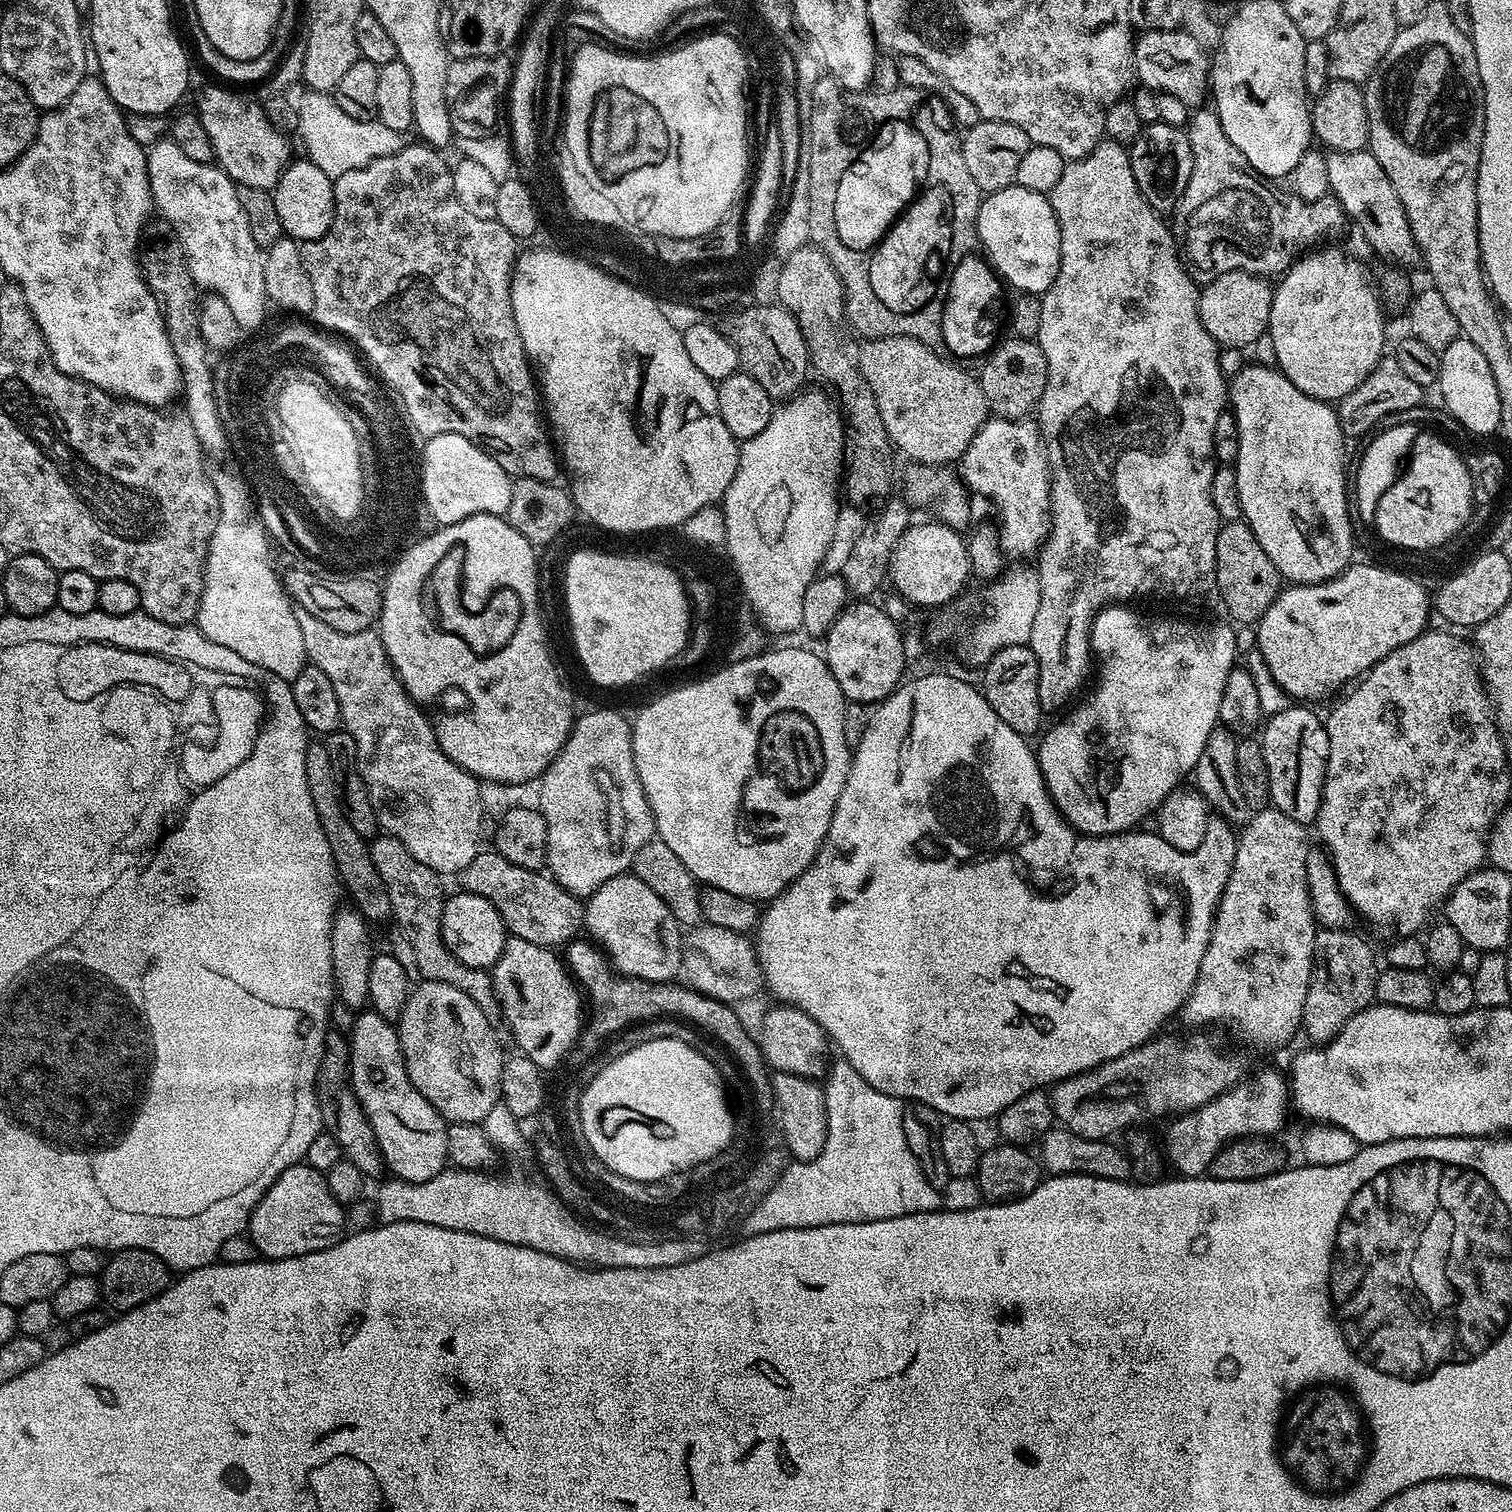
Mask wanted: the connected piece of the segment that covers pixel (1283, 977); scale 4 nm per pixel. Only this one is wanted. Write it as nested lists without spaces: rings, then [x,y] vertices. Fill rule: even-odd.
[[[1271,806],[1259,809],[1253,816],[1256,817],[1243,825],[1244,832],[1242,828],[1239,833],[1232,873],[1216,908],[1210,942],[1200,963],[1196,985],[1183,1006],[1182,1017],[1192,1024],[1188,1026],[1228,1024],[1242,1043],[1256,1048],[1280,1048],[1301,1031],[1316,954],[1318,925],[1306,882],[1309,829]]]

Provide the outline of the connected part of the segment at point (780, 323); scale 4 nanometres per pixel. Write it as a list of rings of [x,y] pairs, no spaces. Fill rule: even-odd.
[[[776,302],[769,304],[757,303],[753,307],[744,308],[741,312],[726,317],[724,324],[722,323],[722,331],[726,338],[730,338],[734,350],[738,350],[740,371],[747,376],[752,376],[754,382],[758,382],[758,386],[762,386],[762,390],[766,390],[766,394],[772,396],[773,401],[783,402],[795,396],[807,385],[804,383],[808,380],[808,372],[810,376],[808,344],[804,341],[804,335],[798,326],[798,322],[787,308]]]

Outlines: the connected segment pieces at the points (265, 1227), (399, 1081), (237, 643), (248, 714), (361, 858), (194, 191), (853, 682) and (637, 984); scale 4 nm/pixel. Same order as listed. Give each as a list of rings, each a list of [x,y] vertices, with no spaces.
[[[308,1163],[290,1166],[266,1190],[248,1220],[246,1235],[257,1253],[270,1260],[294,1258],[334,1246],[345,1235],[345,1205],[330,1194],[325,1173],[314,1170]]]
[[[364,1010],[355,1017],[349,1044],[349,1074],[354,1094],[360,1103],[362,1110],[376,1139],[376,1145],[380,1148],[380,1157],[384,1159],[385,1169],[395,1179],[406,1182],[426,1182],[435,1180],[441,1172],[445,1171],[449,1163],[447,1154],[447,1130],[449,1125],[414,1090],[414,1082],[410,1082],[410,1074],[406,1074],[406,1066],[400,1049],[400,1034],[397,1025],[391,1020],[382,1018],[378,1013]]]
[[[232,472],[211,473],[212,484],[218,494],[218,526],[208,543],[208,553],[204,559],[204,585],[202,598],[198,606],[195,627],[210,638],[230,650],[235,650],[246,662],[258,666],[265,673],[291,682],[298,678],[306,663],[306,646],[302,646],[302,630],[298,618],[294,618],[294,605],[284,590],[281,573],[272,569],[272,556],[268,553],[270,539],[265,525],[260,525],[256,512],[252,509],[252,500],[248,497],[250,488],[243,484]]]
[[[224,683],[228,684],[213,687],[214,727],[209,730],[206,727],[200,729],[200,743],[209,745],[212,752],[208,752],[208,756],[180,756],[185,781],[197,789],[218,782],[218,778],[226,778],[226,774],[230,774],[234,766],[242,766],[242,762],[246,762],[246,758],[254,750],[254,742],[262,727],[264,713],[262,714],[262,702],[257,694],[244,686],[236,685],[239,683]]]
[[[309,743],[306,750],[306,786],[310,786],[310,798],[314,798],[314,810],[318,810],[318,822],[322,822],[322,834],[326,834],[326,842],[330,842],[330,854],[334,858],[336,874],[340,877],[343,891],[348,896],[356,911],[364,915],[365,920],[388,920],[392,915],[390,894],[386,894],[386,886],[382,882],[382,874],[378,874],[378,866],[374,866],[374,858],[370,858],[369,841],[346,819],[346,810],[342,810],[342,802],[338,794],[338,785],[334,782],[334,769],[330,767],[330,754],[326,754],[323,743]]]
[[[161,138],[147,149],[148,181],[152,191],[152,203],[155,211],[172,224],[172,230],[181,242],[185,264],[189,268],[197,289],[205,293],[213,292],[224,299],[234,314],[240,328],[256,328],[261,325],[264,315],[270,309],[266,294],[264,277],[264,257],[262,249],[254,242],[250,234],[250,222],[246,222],[246,210],[236,197],[236,181],[226,175],[224,169],[215,163],[203,164],[186,158],[182,150],[171,138]]]
[[[852,602],[844,609],[844,613],[830,626],[828,635],[823,637],[822,655],[828,669],[834,674],[838,686],[843,690],[849,701],[857,704],[875,706],[880,701],[892,695],[902,683],[900,675],[906,672],[904,650],[901,630],[896,629],[896,624],[879,608],[876,602]]]
[[[588,938],[573,939],[563,949],[562,959],[572,979],[586,993],[587,1003],[589,1000],[596,1011],[596,1021],[592,1024],[594,1035],[612,1038],[637,1021],[647,1021],[649,1018],[691,1017],[692,1023],[703,1024],[708,1031],[720,1036],[728,1048],[736,1052],[736,1056],[740,1056],[744,1068],[748,1068],[748,1072],[752,1072],[752,1080],[756,1080],[756,1089],[769,1089],[770,1069],[760,1052],[759,1043],[754,1039],[753,1033],[752,1036],[748,1033],[747,1026],[740,1021],[737,1009],[733,1005],[710,998],[697,988],[688,987],[684,982],[651,984],[648,980],[633,980],[621,976],[614,971],[604,954],[604,949]]]

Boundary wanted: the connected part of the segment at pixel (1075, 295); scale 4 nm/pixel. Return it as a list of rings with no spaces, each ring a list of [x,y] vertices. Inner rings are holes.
[[[1101,139],[1090,154],[1065,163],[1062,178],[1058,178],[1058,186],[1054,186],[1050,199],[1060,227],[1060,265],[1054,282],[1042,296],[1042,326],[1038,326],[1035,341],[1040,345],[1042,354],[1046,354],[1048,367],[1046,390],[1042,390],[1038,405],[1038,425],[1051,472],[1051,528],[1038,553],[1040,565],[1034,568],[1036,577],[1040,579],[1040,601],[1027,643],[1038,662],[1038,698],[1045,713],[1062,707],[1083,686],[1088,676],[1088,660],[1090,664],[1092,619],[1103,608],[1132,602],[1128,600],[1135,596],[1204,600],[1216,592],[1216,543],[1222,521],[1218,510],[1214,510],[1214,502],[1210,502],[1210,482],[1218,467],[1214,450],[1214,422],[1218,422],[1225,412],[1230,396],[1229,385],[1220,369],[1220,348],[1206,326],[1202,326],[1200,288],[1184,269],[1169,221],[1154,211],[1150,202],[1146,202],[1142,190],[1138,190],[1129,149],[1115,140]]]

